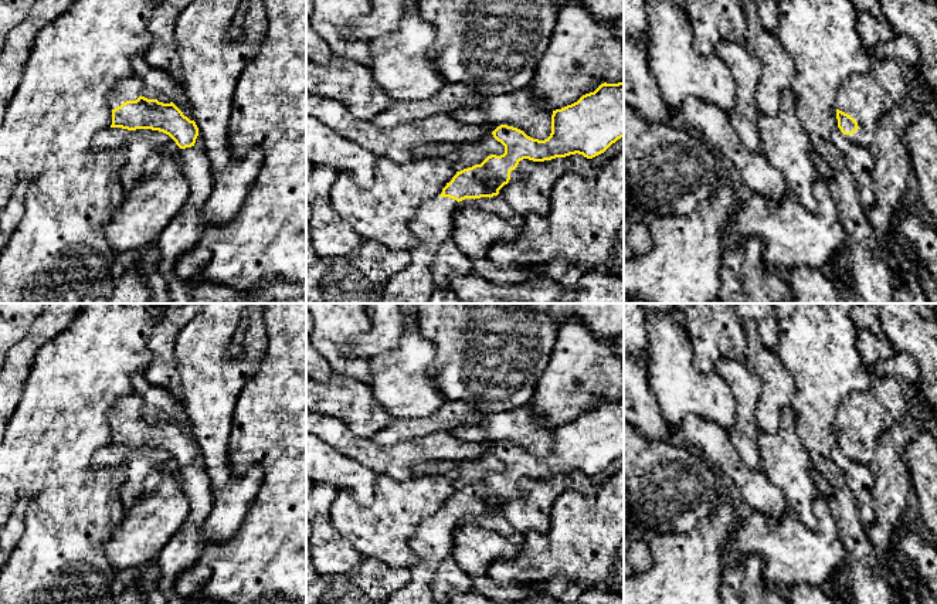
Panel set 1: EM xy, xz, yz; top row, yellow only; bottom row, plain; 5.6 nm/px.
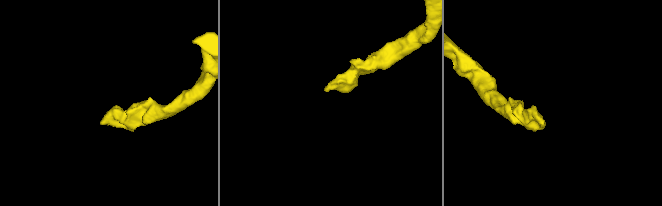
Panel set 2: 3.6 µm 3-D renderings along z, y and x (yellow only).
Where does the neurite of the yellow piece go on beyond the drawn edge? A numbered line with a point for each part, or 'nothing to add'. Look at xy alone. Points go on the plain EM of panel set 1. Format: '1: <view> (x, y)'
1: xy (129, 407)

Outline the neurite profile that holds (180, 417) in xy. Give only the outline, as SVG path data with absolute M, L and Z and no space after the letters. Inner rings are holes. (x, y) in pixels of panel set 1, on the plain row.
M133 374L135 393L142 398L140 413L147 417L157 417L163 421L173 420L184 434L193 438L191 424L183 400L176 400L169 391L153 386L143 374Z

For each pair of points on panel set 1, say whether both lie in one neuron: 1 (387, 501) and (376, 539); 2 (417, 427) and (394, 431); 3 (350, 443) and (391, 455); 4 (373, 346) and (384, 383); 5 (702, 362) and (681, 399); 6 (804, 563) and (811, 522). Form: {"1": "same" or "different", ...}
{"1": "same", "2": "same", "3": "same", "4": "different", "5": "different", "6": "different"}

